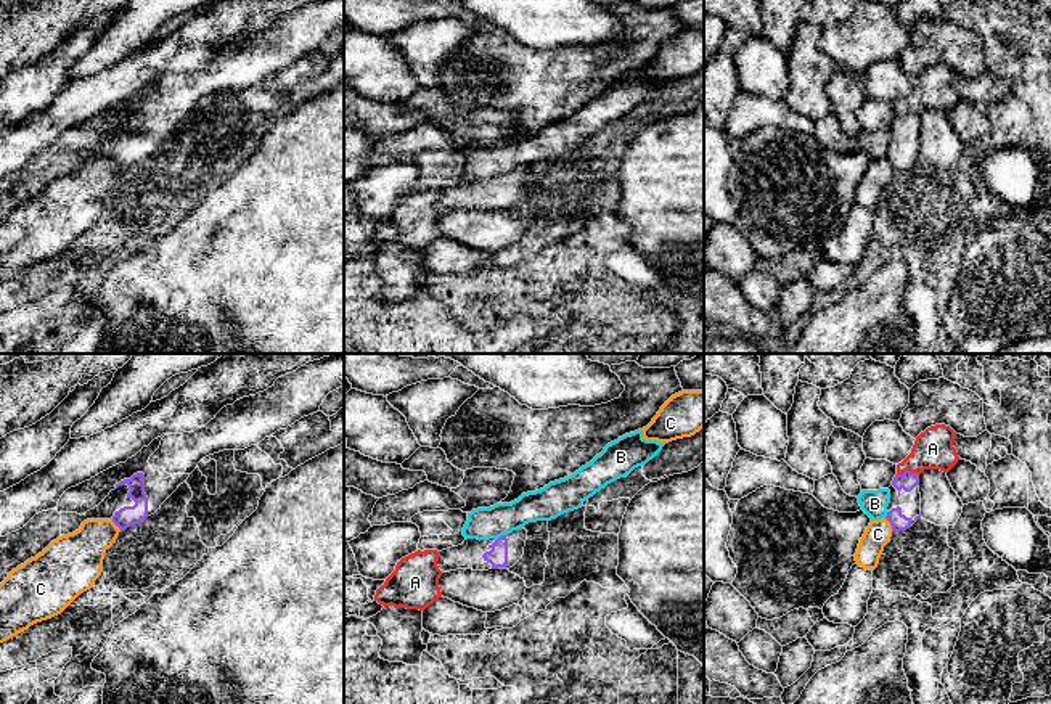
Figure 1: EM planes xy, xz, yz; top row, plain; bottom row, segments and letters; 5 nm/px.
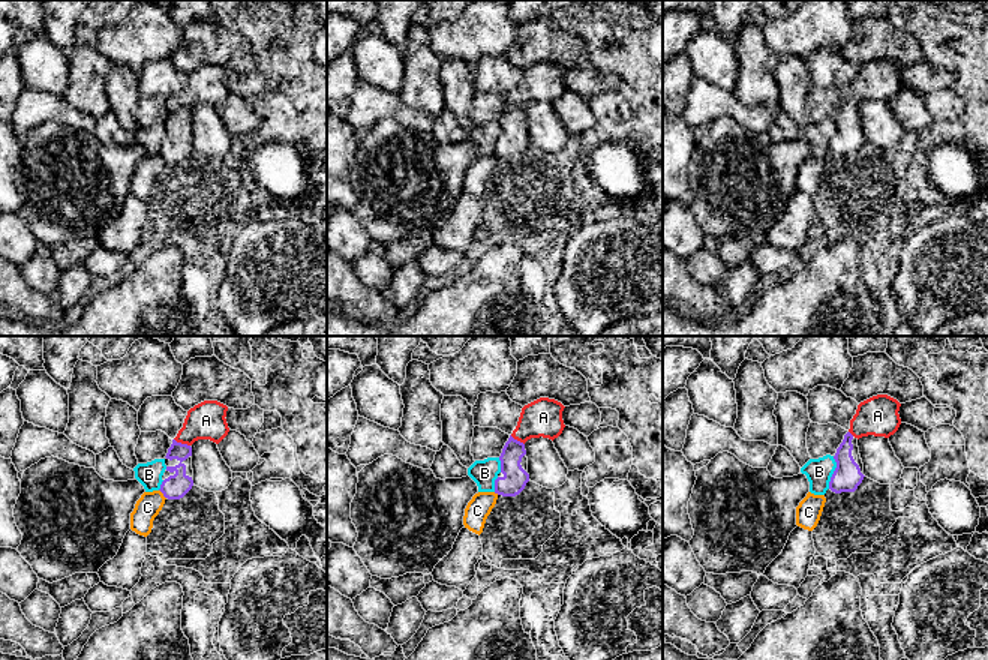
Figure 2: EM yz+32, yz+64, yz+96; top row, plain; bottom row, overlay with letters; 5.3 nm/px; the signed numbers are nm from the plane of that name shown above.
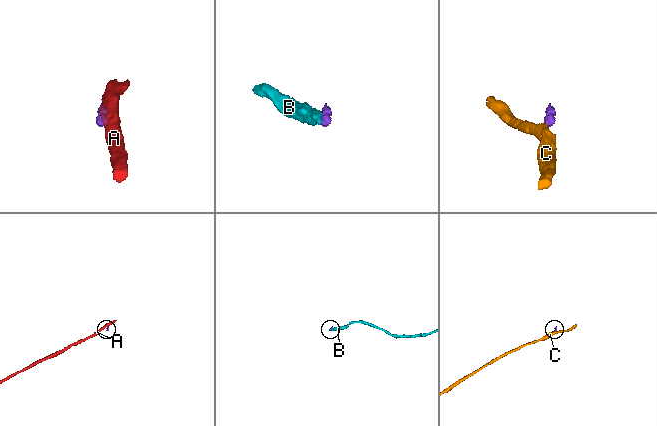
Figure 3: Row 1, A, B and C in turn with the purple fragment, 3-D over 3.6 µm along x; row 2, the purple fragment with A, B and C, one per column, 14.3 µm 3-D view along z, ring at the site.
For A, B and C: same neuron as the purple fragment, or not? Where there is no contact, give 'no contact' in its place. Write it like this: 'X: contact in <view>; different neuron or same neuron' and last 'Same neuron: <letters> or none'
A: contact in yz; different neuron
B: contact in xz; different neuron
C: contact in yz; different neuron
Same neuron: none

